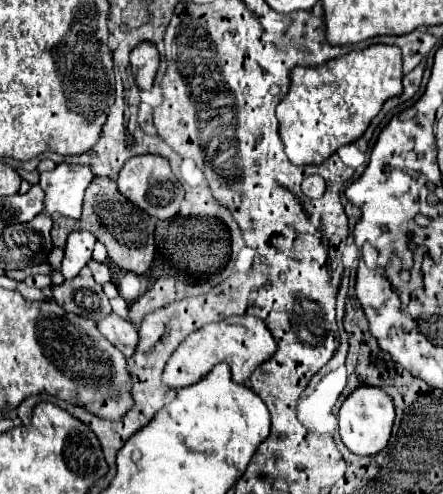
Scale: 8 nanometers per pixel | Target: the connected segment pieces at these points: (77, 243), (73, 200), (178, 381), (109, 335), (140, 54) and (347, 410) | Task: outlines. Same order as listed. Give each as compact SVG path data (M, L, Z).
M85 230L73 232L67 238L67 246L65 246L65 258L61 262L61 274L65 280L71 280L79 274L79 270L83 266L87 266L87 262L91 260L91 252L95 246L95 236L91 236Z
M61 162L51 172L41 172L39 186L45 192L43 210L49 216L79 218L83 194L93 180L93 170L87 164Z
M233 316L229 320L207 324L207 326L199 328L197 332L189 334L179 344L179 348L175 350L171 360L167 362L165 372L163 372L163 382L167 386L171 386L173 390L185 388L185 386L191 386L197 380L201 380L215 364L227 362L231 366L233 380L237 384L243 384L249 380L249 376L253 374L253 370L259 364L263 364L267 358L271 358L275 354L275 350L277 350L277 342L261 318Z
M111 314L99 322L99 332L109 342L113 342L113 346L117 346L127 358L131 358L139 336L137 336L137 328L129 320L123 320L117 314Z
M141 42L133 52L131 52L131 66L135 80L141 90L149 90L153 86L157 68L159 68L159 50L151 42Z
M359 386L343 400L339 408L339 434L351 452L359 456L373 456L387 446L393 420L395 420L393 398L381 386Z

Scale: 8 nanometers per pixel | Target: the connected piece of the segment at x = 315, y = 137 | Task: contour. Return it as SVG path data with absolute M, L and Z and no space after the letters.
M373 44L321 66L293 68L289 92L277 106L279 138L289 160L297 166L321 164L339 146L355 142L379 114L385 100L403 92L401 78L401 50L391 44Z

